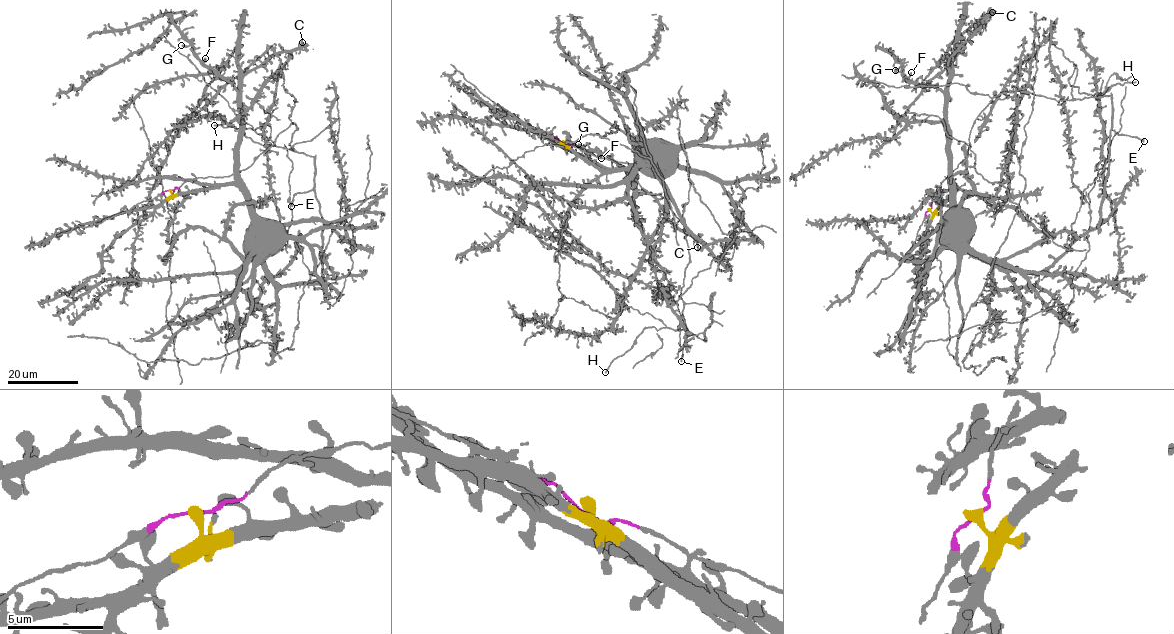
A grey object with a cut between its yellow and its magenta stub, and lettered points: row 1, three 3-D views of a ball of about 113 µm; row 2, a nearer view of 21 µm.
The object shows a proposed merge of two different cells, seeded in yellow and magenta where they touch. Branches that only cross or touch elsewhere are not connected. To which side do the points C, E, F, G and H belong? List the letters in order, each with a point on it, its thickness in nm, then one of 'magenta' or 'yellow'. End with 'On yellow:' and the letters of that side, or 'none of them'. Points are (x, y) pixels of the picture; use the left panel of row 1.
C: (302, 42) | 320 nm | yellow
E: (291, 206) | 280 nm | magenta
F: (205, 58) | 320 nm | yellow
G: (181, 45) | 360 nm | yellow
H: (214, 125) | 190 nm | magenta
On yellow: C, F, G

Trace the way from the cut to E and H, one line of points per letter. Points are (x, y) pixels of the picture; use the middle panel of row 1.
E: (563, 143), (621, 165), (683, 225), (683, 319), (705, 334), (687, 337), (680, 361)
H: (563, 143), (621, 165), (643, 189), (665, 199), (685, 231), (686, 328), (644, 328), (605, 372)

